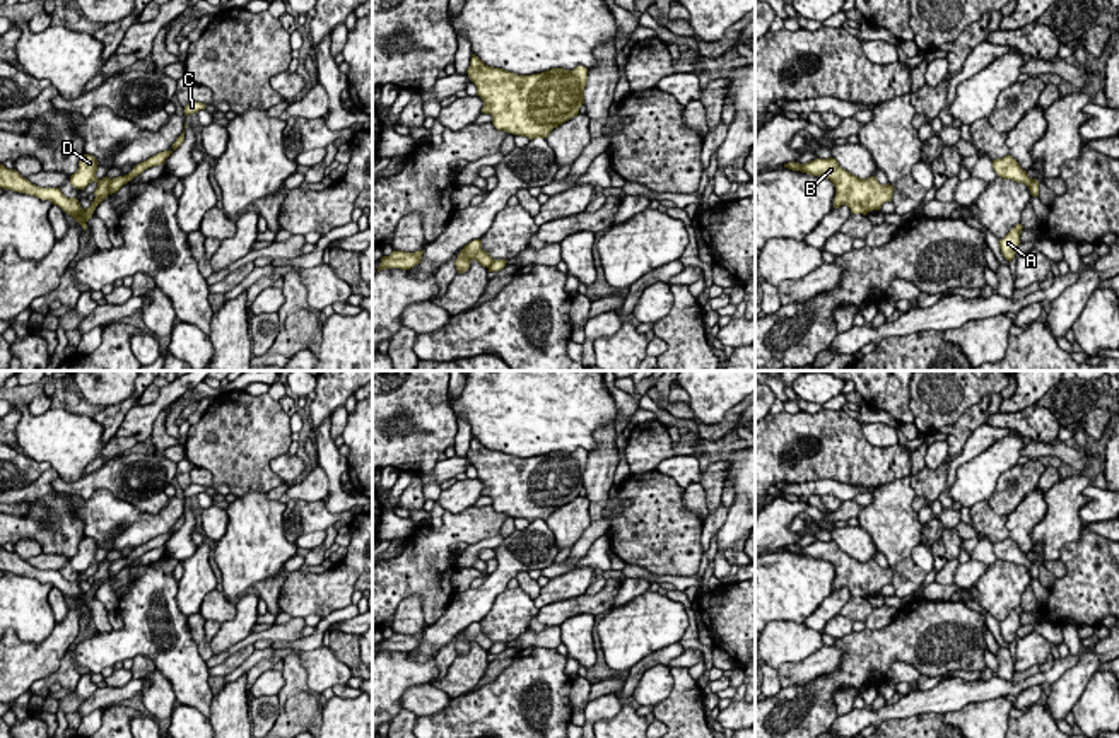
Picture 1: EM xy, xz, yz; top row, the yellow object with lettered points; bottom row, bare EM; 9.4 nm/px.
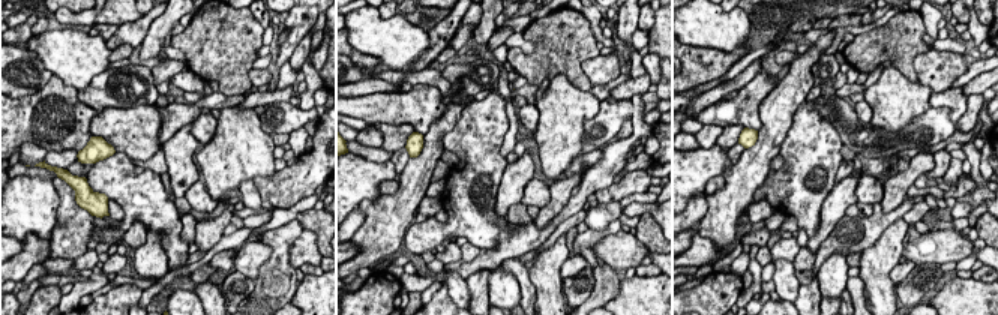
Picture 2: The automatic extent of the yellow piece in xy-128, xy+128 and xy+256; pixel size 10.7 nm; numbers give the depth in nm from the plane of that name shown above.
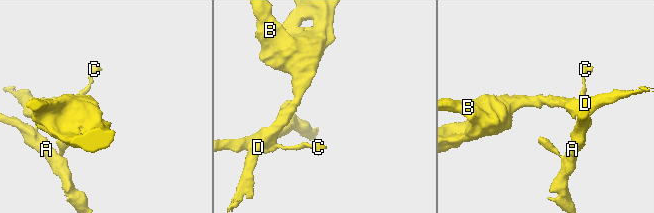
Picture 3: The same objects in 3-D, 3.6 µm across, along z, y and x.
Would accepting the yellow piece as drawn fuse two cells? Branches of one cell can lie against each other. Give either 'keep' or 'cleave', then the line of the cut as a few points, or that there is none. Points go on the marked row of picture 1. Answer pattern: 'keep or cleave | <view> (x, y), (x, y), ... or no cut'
cleave | xy (111, 180), (106, 193), (96, 199)

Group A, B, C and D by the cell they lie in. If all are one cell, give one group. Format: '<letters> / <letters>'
A C / B D

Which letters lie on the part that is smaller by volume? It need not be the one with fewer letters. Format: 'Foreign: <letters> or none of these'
Foreign: B, D

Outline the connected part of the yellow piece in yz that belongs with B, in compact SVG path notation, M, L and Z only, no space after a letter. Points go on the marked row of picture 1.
M832 157L815 159L806 164L793 161L784 167L830 179L835 186L834 208L846 203L851 214L866 215L871 210L880 210L885 202L892 202L893 186L890 183L880 184L875 176L858 178L842 169Z

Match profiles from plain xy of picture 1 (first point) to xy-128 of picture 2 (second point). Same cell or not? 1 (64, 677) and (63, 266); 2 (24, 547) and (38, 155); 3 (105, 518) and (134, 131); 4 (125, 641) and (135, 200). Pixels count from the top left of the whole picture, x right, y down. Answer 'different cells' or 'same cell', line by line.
1: different cells
2: same cell
3: same cell
4: same cell

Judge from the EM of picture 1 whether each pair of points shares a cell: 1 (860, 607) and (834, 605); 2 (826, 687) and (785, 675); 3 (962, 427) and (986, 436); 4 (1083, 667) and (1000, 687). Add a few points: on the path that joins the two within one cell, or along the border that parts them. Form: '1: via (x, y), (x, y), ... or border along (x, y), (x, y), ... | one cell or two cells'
1: border along (851, 597), (839, 612) | two cells
2: border along (843, 660), (829, 673), (783, 689) | two cells
3: border along (984, 422), (949, 463) | two cells
4: border along (1078, 655), (1078, 660), (1053, 684) | two cells

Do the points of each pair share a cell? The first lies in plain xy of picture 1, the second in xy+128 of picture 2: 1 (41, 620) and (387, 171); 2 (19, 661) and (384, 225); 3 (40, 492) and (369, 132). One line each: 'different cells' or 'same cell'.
1: same cell
2: same cell
3: different cells

